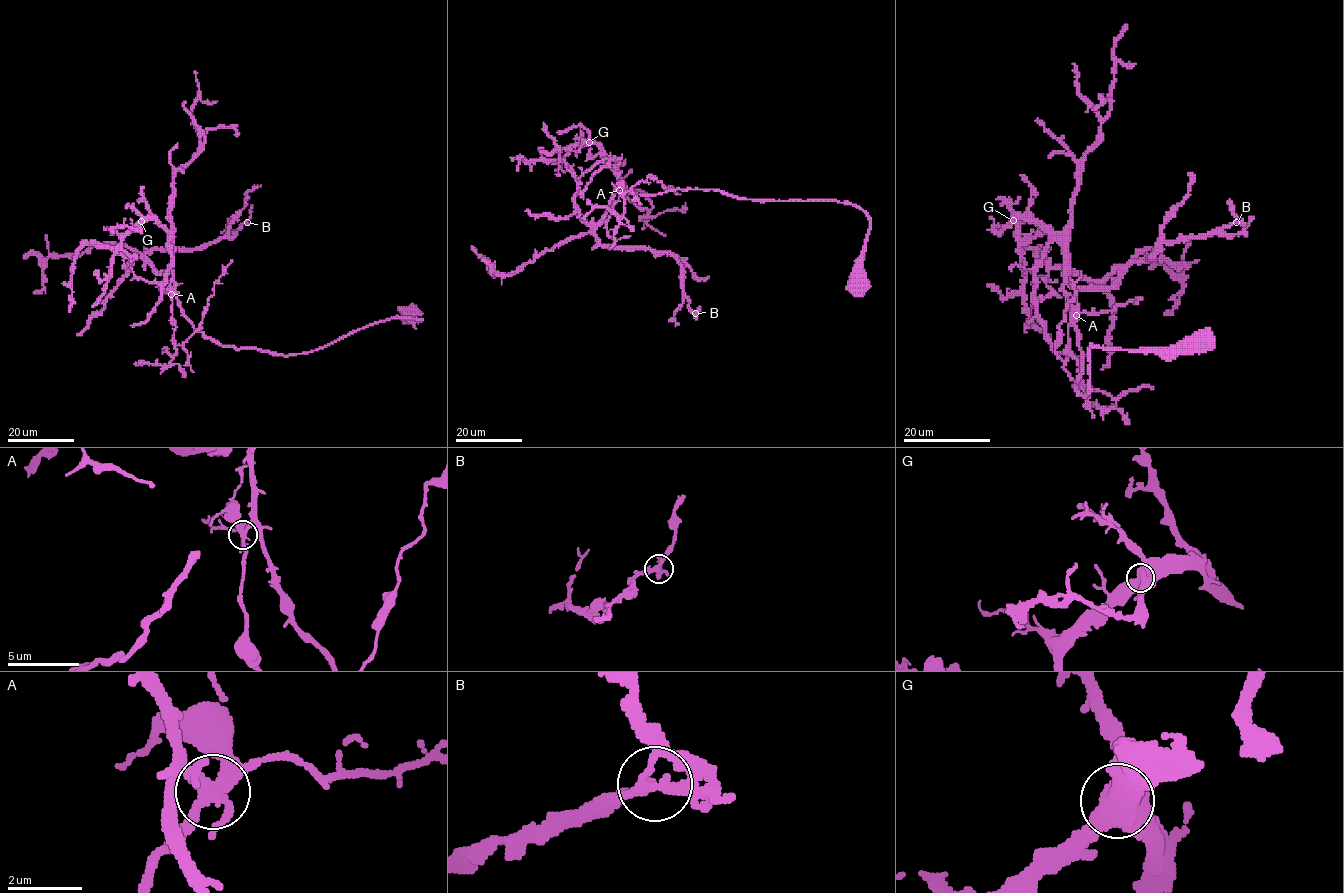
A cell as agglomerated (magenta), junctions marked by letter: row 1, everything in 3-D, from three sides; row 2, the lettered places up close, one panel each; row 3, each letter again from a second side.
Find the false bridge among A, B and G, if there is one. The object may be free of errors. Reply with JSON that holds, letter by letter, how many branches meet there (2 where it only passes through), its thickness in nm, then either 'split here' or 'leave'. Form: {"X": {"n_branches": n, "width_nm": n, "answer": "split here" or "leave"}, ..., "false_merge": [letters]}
{"A": {"n_branches": 5, "width_nm": 340, "answer": "split here"}, "B": {"n_branches": 4, "width_nm": 280, "answer": "leave"}, "G": {"n_branches": 4, "width_nm": 550, "answer": "leave"}, "false_merge": ["A"]}

